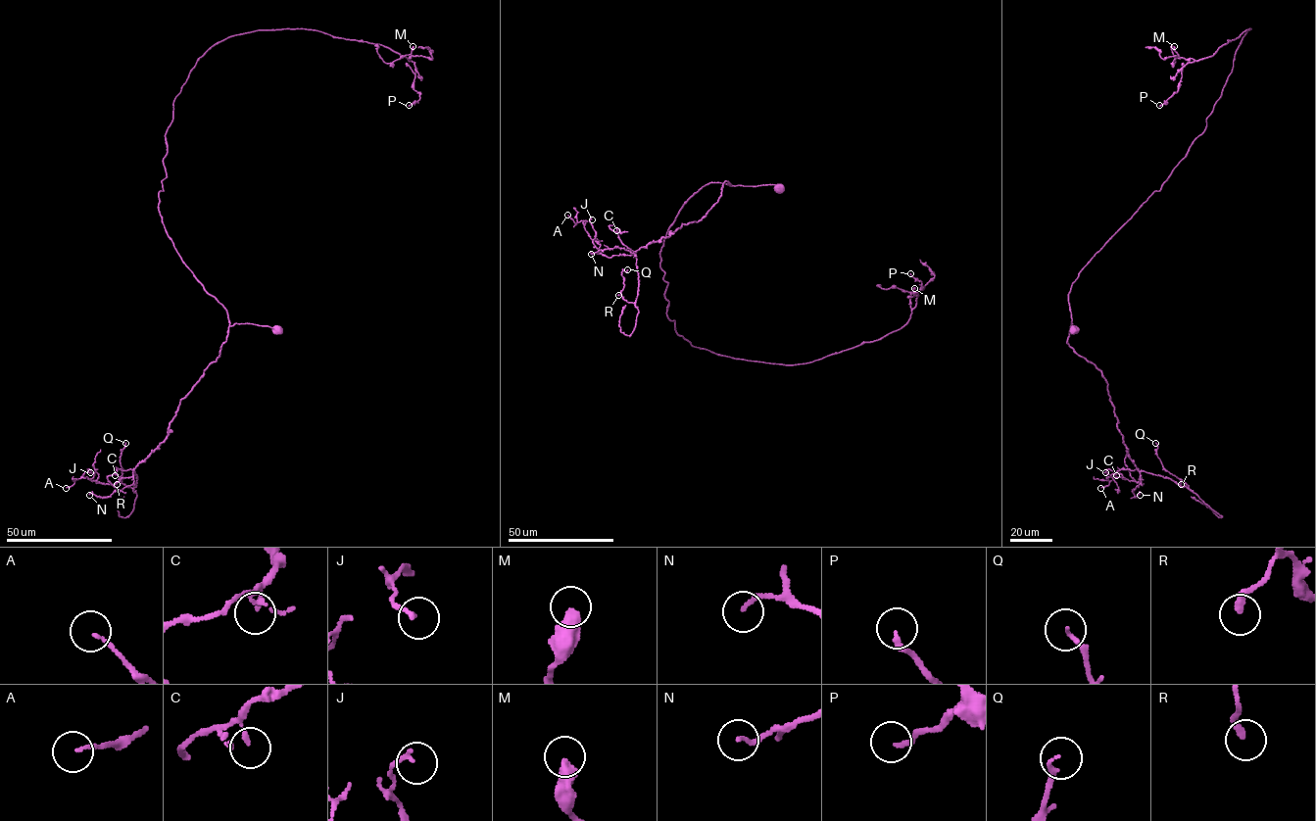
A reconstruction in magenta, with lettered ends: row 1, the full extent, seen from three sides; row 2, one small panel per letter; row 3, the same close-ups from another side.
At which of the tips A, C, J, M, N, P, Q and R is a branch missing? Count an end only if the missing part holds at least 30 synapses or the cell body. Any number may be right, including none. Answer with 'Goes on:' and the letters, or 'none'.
Goes on: none

